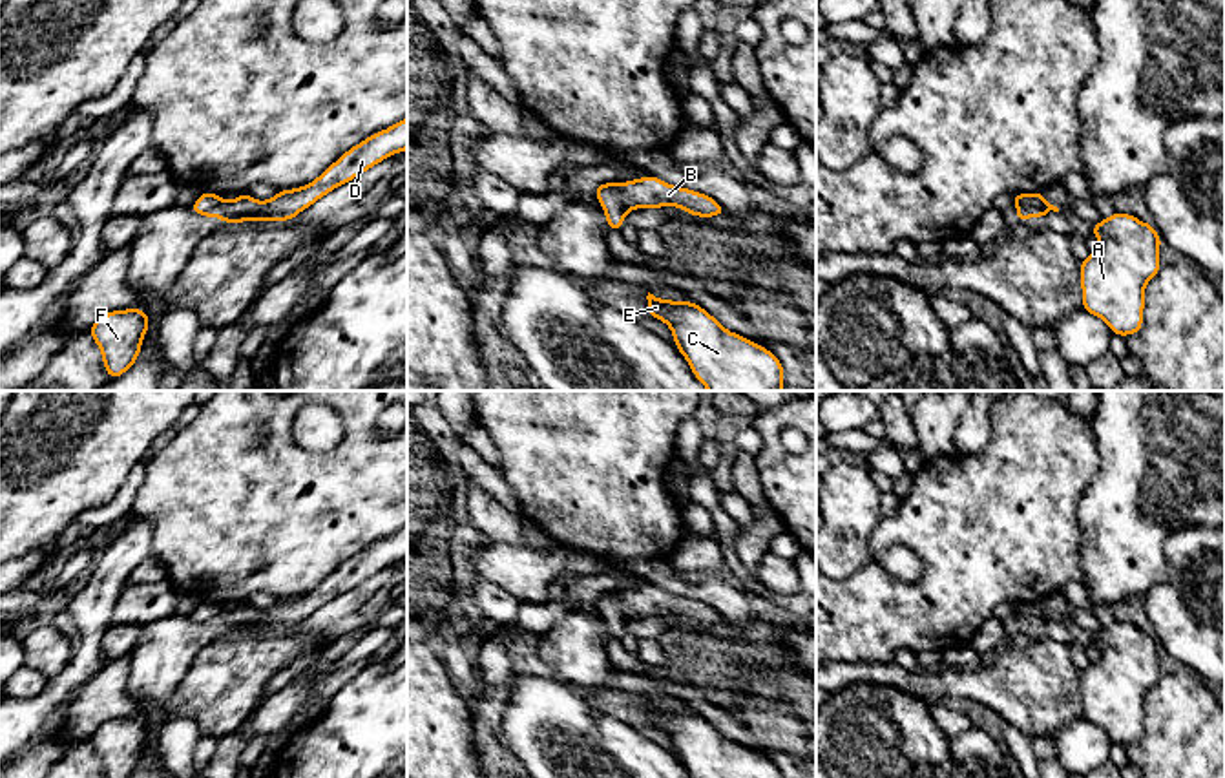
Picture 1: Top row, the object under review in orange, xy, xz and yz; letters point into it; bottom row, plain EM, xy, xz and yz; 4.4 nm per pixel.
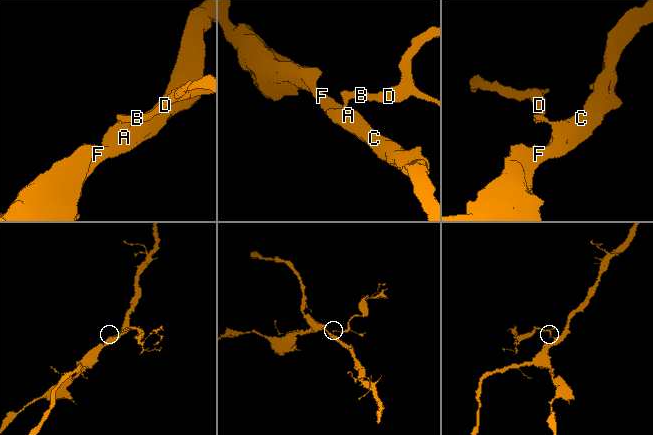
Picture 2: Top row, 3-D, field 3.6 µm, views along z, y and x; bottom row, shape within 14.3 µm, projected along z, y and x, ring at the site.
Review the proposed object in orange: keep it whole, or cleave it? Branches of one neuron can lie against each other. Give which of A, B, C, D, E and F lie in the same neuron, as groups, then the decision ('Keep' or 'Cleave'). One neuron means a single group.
Groups: A C E F / B D. Cleave

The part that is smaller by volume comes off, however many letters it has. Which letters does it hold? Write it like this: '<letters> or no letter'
B, D

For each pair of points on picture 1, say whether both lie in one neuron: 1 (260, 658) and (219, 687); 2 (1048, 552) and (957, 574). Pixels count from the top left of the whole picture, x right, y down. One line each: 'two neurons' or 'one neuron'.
1: one neuron
2: one neuron

